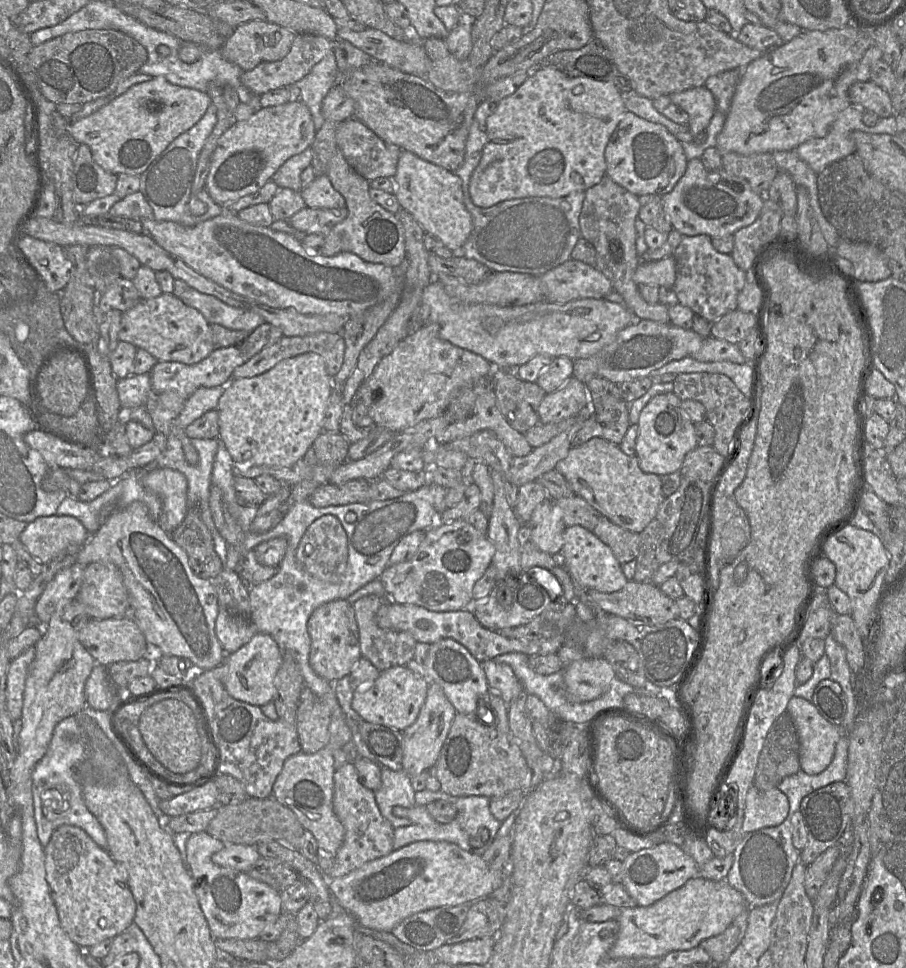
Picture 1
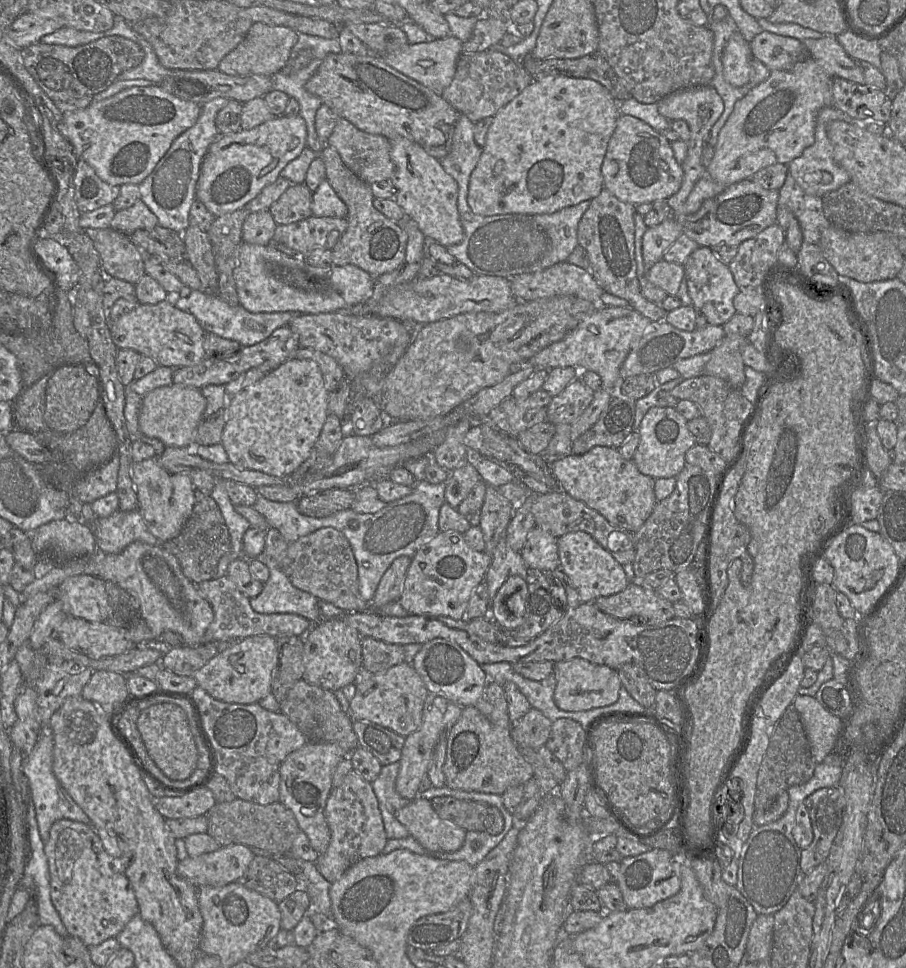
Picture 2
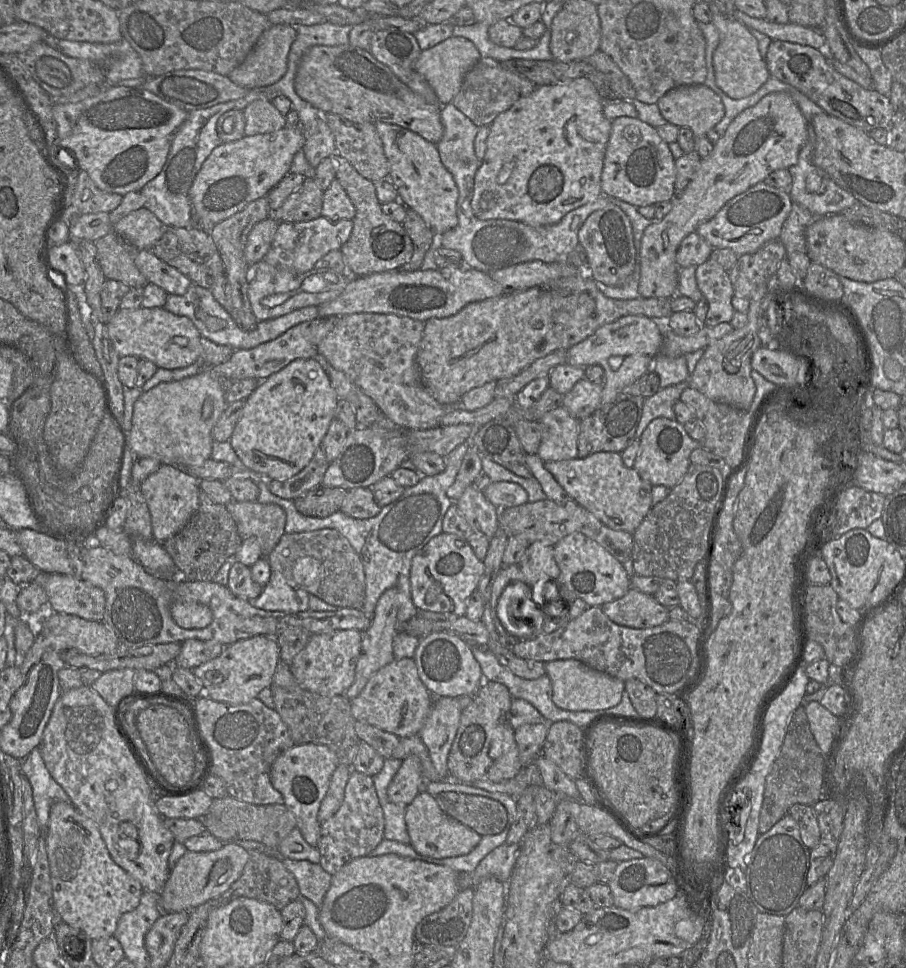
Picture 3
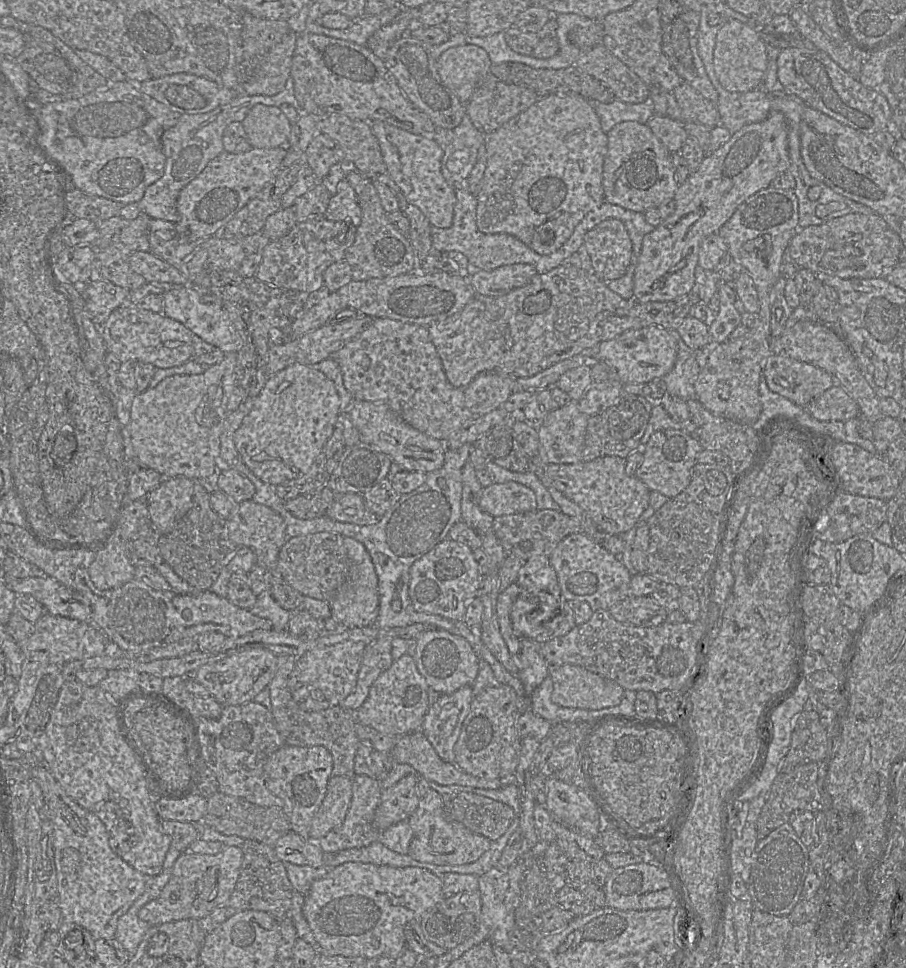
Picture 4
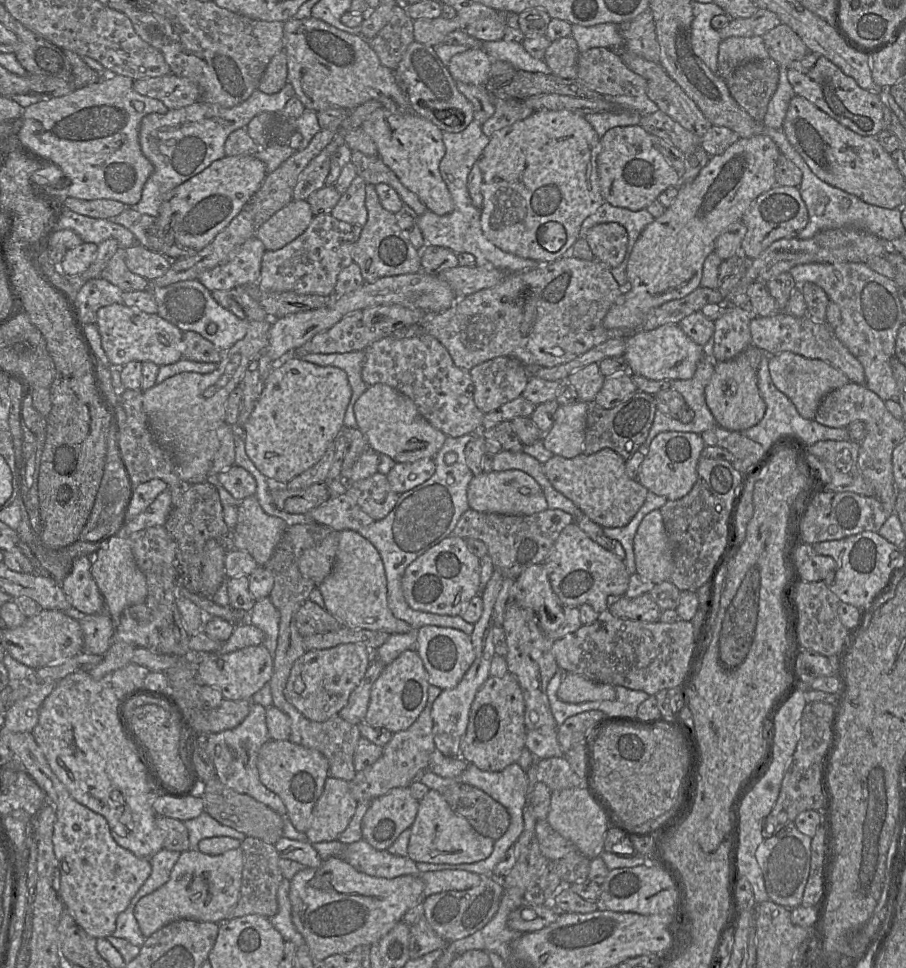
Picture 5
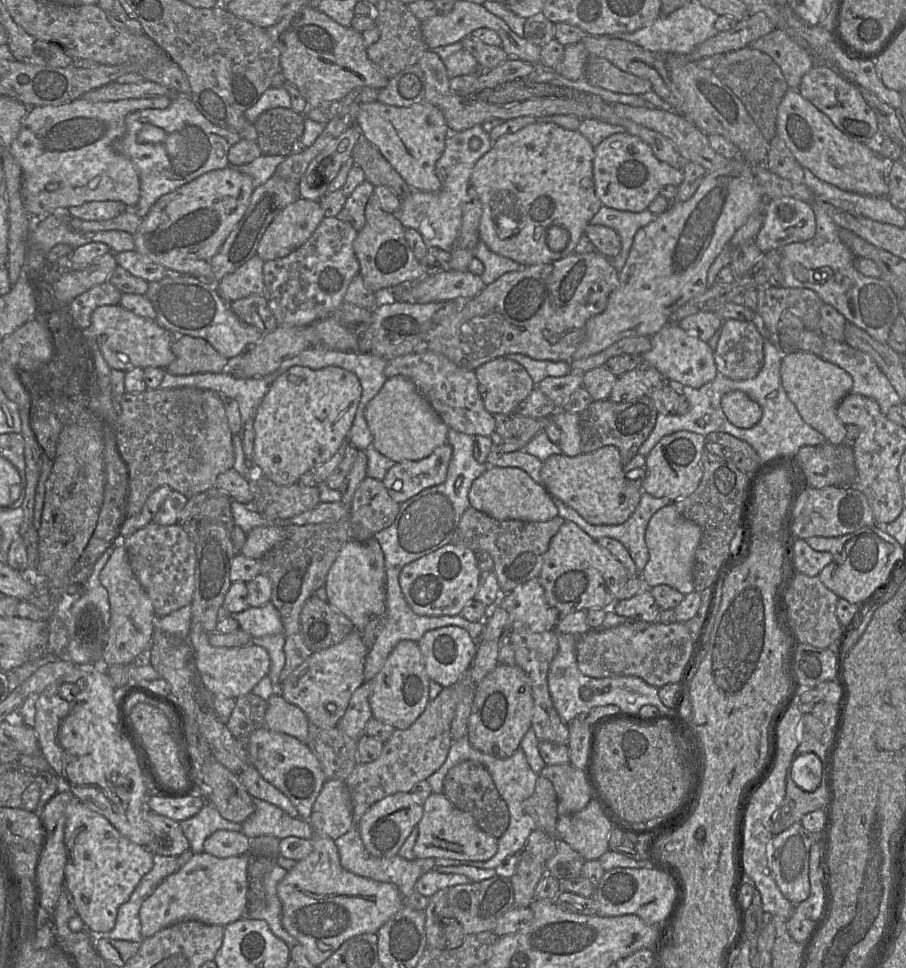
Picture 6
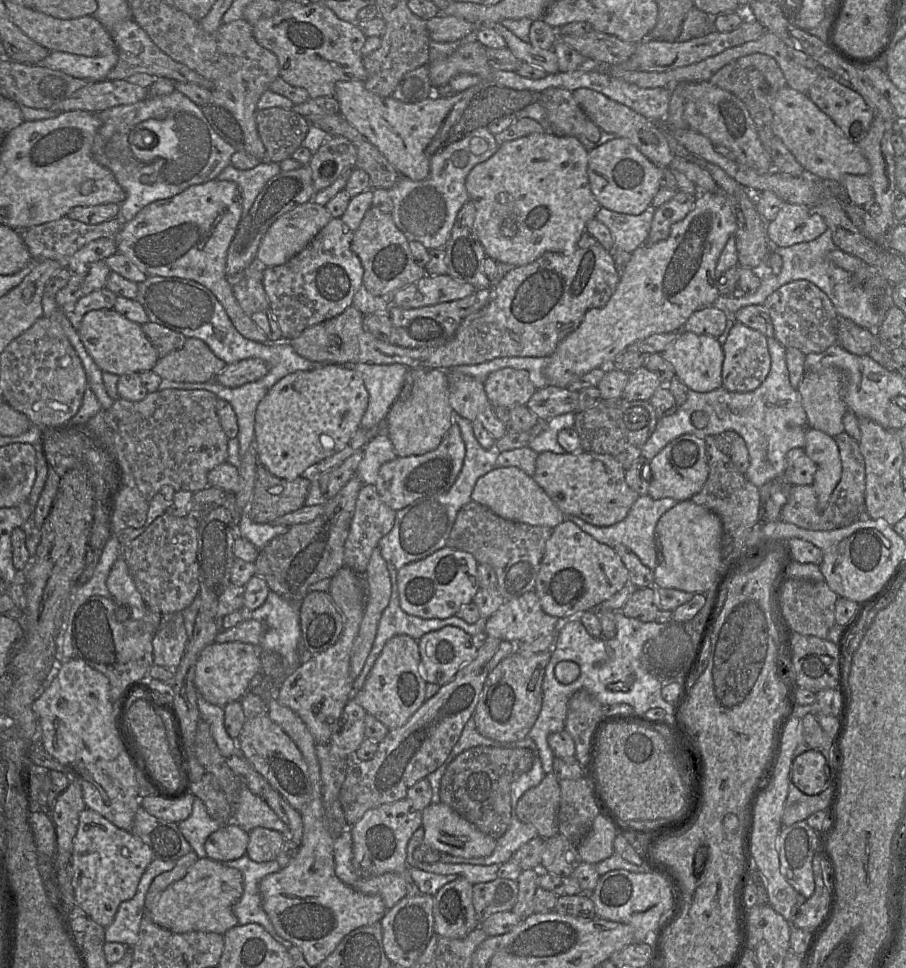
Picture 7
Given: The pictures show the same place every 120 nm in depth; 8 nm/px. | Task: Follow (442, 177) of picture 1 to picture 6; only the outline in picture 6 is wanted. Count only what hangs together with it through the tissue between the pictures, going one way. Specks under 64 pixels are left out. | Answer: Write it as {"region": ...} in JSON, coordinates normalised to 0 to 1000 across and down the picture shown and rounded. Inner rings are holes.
{"region":[[[417,104],[402,106],[396,112],[393,129],[454,196],[474,199],[486,196],[487,188],[481,182],[480,169],[491,155],[497,133],[483,111],[468,104],[450,111],[437,111]]]}

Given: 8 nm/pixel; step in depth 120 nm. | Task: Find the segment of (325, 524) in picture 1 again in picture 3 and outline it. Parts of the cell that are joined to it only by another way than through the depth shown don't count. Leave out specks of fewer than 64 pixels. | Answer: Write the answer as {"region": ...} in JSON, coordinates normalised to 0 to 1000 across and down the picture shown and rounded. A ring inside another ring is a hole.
{"region":[[[370,546],[313,551],[295,574],[299,589],[309,591],[325,608],[332,608],[372,628],[400,629],[403,620],[401,582],[385,558]]]}

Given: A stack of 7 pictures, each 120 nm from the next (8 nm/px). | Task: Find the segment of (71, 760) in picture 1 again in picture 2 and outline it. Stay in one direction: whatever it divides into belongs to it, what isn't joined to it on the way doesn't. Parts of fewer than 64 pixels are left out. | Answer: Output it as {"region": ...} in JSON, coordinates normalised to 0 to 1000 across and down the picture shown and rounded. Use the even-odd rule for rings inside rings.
{"region":[[[47,752],[35,777],[25,785],[25,796],[31,804],[33,821],[39,833],[40,846],[46,869],[51,871],[55,865],[55,855],[60,849],[76,846],[100,852],[100,847],[91,835],[79,825],[58,799],[60,764],[57,758]]]}

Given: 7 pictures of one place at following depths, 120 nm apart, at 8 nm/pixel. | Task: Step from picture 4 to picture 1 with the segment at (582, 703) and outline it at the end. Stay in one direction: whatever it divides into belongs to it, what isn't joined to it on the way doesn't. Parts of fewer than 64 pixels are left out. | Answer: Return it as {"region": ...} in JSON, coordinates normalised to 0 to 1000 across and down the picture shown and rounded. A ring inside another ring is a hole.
{"region":[[[646,679],[624,691],[624,720],[630,726],[656,723],[668,716],[680,699],[675,687],[667,680]]]}

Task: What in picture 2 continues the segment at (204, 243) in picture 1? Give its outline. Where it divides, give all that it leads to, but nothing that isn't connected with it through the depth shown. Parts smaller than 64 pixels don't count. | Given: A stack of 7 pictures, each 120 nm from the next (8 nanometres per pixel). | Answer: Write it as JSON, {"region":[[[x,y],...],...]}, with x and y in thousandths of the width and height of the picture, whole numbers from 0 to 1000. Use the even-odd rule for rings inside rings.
{"region":[[[270,249],[260,255],[257,286],[264,314],[278,323],[382,321],[407,307],[414,290],[406,281],[389,273],[345,275],[331,261],[318,264],[302,250],[284,253]]]}

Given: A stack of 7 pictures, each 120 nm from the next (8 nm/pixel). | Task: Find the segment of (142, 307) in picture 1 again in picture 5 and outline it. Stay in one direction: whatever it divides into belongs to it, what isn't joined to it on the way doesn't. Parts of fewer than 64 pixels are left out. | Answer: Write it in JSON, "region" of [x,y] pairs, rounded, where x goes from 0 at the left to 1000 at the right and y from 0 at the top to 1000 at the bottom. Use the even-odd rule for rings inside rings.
{"region":[[[126,313],[107,321],[106,337],[124,378],[134,380],[143,373],[169,374],[181,378],[202,370],[202,343],[173,323],[164,324],[150,317]]]}

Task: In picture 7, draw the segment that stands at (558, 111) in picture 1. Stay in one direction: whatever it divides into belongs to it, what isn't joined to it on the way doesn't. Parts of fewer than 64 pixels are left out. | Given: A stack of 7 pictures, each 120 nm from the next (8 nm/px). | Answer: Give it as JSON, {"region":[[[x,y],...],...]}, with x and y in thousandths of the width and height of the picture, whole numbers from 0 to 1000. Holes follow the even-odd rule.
{"region":[[[603,135],[600,137],[587,137],[554,148],[545,160],[520,175],[514,183],[514,196],[518,207],[522,209],[525,215],[524,237],[538,265],[546,269],[549,272],[554,271],[572,276],[587,272],[603,260],[628,262],[638,256],[637,251],[647,237],[648,229],[657,224],[663,214],[651,194],[649,184],[649,158],[650,156],[637,142],[616,140]]]}

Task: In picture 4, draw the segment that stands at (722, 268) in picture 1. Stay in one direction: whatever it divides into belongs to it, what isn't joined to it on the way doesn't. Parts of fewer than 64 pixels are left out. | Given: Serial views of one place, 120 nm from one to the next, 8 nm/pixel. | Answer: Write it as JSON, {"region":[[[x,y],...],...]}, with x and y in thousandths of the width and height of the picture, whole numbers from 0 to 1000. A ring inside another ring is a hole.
{"region":[[[792,289],[790,303],[794,307],[794,321],[783,336],[783,345],[786,353],[795,355],[804,351],[809,341],[818,335],[818,324],[810,316],[813,306],[807,292]]]}

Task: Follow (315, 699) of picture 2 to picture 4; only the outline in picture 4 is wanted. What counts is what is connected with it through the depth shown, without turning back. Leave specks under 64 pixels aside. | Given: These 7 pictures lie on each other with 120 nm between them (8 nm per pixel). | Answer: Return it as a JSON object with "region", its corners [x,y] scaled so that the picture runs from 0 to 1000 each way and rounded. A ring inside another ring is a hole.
{"region":[[[306,677],[306,691],[298,705],[299,738],[315,770],[343,772],[357,771],[366,780],[366,802],[383,802],[390,804],[391,785],[397,763],[393,758],[393,740],[391,735],[381,732],[377,728],[364,730],[354,735],[337,735],[325,724],[318,702],[329,679]]]}

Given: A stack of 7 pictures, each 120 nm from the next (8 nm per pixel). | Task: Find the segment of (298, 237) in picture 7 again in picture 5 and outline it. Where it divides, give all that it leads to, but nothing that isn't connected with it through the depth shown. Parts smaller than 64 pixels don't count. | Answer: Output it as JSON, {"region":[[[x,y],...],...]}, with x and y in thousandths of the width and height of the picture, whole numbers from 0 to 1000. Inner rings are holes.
{"region":[[[321,207],[284,236],[281,244],[295,259],[308,258],[332,243],[345,224],[338,207]]]}

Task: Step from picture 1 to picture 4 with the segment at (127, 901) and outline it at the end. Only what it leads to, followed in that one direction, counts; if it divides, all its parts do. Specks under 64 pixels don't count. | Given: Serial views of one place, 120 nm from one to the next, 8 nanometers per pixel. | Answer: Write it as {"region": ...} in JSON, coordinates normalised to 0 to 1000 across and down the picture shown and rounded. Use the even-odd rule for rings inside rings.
{"region":[[[39,780],[34,783],[31,783],[31,790],[32,790],[32,793],[33,793],[33,803],[39,806],[42,811],[44,812],[45,814],[45,817],[46,817],[46,820],[47,820],[47,823],[49,823],[49,827],[50,827],[50,831],[51,831],[51,843],[56,849],[57,849],[57,852],[58,852],[58,877],[60,877],[60,890],[61,890],[61,897],[62,897],[62,907],[63,907],[63,919],[64,919],[64,936],[67,940],[67,944],[70,946],[70,949],[73,950],[73,951],[77,951],[79,954],[83,954],[89,958],[92,958],[93,960],[95,960],[99,965],[100,967],[103,968],[103,970],[106,972],[108,970],[123,970],[123,969],[126,969],[126,966],[127,966],[127,963],[128,963],[128,958],[129,958],[129,952],[130,952],[130,949],[137,945],[141,940],[142,938],[147,935],[147,933],[158,924],[159,919],[160,919],[160,914],[162,912],[162,906],[168,906],[168,905],[160,905],[158,904],[157,902],[152,901],[151,899],[149,899],[147,896],[145,896],[142,893],[140,893],[137,888],[135,888],[129,882],[127,882],[125,880],[125,878],[121,876],[120,874],[120,870],[119,870],[119,863],[118,863],[118,858],[117,858],[117,854],[116,852],[114,851],[114,849],[106,843],[104,842],[103,840],[100,840],[99,838],[93,836],[92,834],[89,834],[87,831],[85,831],[82,826],[79,826],[73,819],[72,817],[70,816],[70,814],[67,813],[67,811],[64,809],[64,807],[61,805],[61,803],[57,801],[57,799],[55,798],[55,795],[52,793],[52,791],[43,784],[42,780]]]}

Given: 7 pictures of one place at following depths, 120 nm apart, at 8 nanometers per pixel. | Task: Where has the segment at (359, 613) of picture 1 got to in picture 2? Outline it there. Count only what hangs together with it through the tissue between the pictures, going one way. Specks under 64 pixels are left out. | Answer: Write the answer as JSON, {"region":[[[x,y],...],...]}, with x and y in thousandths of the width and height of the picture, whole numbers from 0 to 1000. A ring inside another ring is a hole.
{"region":[[[403,657],[400,658],[398,667],[403,695],[423,693],[447,683],[445,666]]]}

